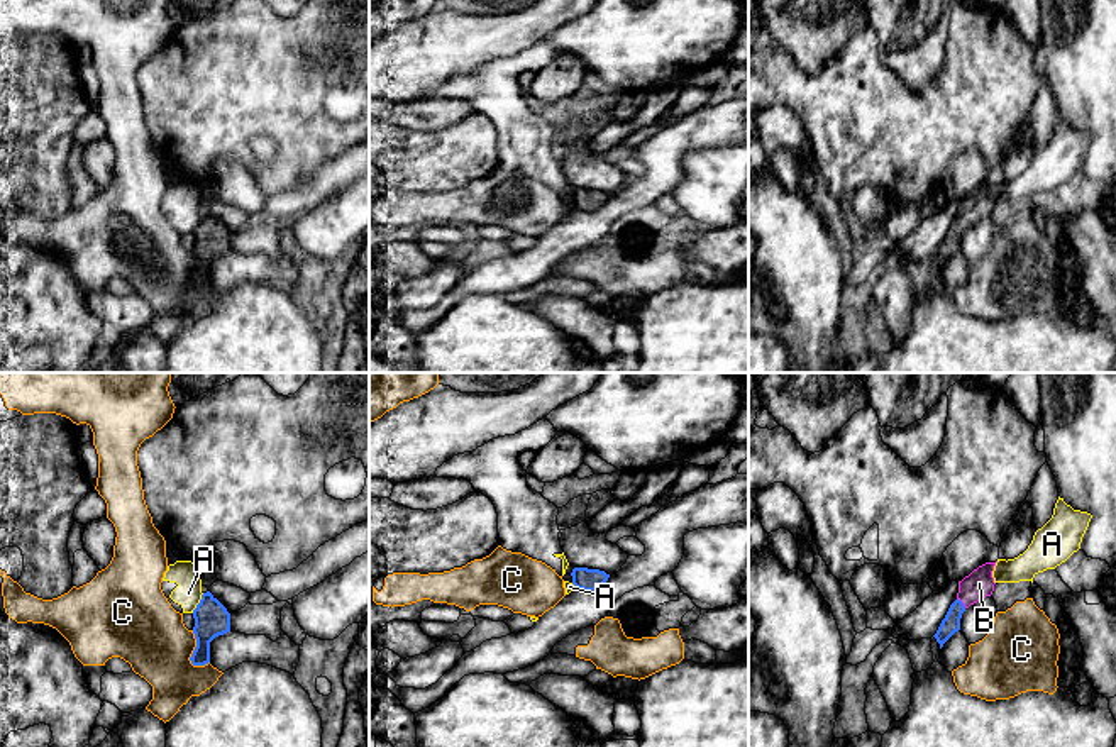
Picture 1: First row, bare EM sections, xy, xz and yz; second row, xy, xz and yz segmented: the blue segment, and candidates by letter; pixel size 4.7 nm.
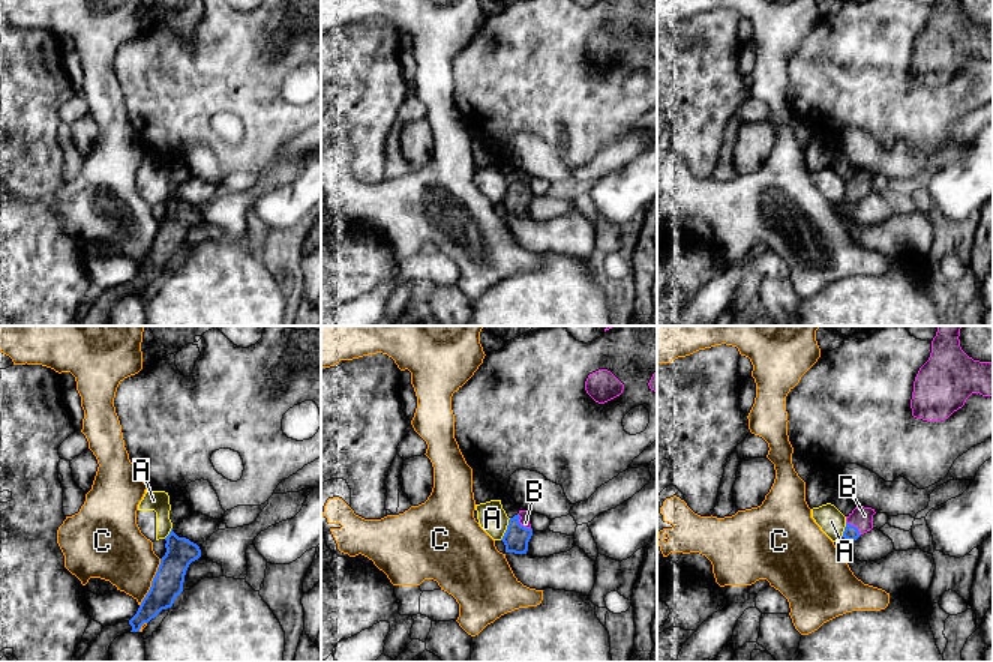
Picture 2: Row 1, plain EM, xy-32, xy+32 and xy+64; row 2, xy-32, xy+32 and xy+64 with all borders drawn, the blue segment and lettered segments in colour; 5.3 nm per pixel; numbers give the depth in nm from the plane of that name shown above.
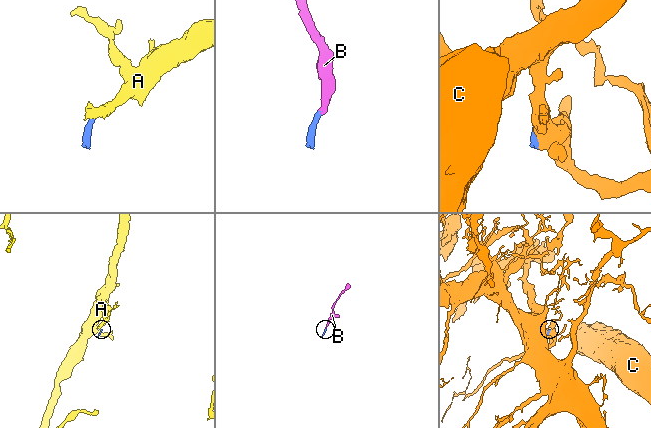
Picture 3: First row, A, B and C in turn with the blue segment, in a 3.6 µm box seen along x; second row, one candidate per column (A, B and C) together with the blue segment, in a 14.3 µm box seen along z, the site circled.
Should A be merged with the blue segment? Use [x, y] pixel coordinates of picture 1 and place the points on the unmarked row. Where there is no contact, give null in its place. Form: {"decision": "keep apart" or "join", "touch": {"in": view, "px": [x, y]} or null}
{"decision": "keep apart", "touch": {"in": "xy", "px": [198, 224]}}

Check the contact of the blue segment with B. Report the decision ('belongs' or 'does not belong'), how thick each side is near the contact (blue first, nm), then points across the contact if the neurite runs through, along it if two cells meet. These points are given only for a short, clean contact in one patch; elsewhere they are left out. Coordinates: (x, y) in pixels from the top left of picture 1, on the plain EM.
belongs | 90/140 nm | across yz (950, 244), (954, 232), (962, 224), (979, 204)

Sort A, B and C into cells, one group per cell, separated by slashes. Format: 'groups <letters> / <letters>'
groups A / B / C

